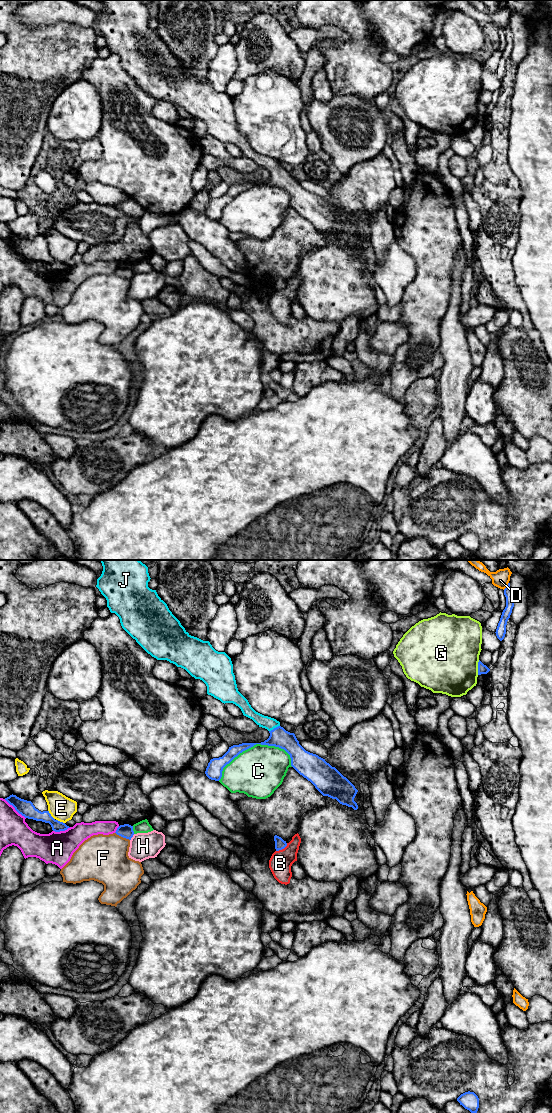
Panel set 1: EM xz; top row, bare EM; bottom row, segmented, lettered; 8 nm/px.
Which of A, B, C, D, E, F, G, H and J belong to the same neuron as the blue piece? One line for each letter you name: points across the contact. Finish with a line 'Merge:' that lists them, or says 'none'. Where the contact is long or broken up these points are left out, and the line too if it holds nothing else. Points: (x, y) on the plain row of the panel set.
J: way xz (279, 177), (274, 168), (266, 162)
Merge: J

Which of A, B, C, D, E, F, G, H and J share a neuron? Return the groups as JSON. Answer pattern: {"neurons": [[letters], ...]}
{"neurons": [["A"], ["B"], ["C"], ["D"], ["E"], ["F", "H"], ["G"], ["J"]]}

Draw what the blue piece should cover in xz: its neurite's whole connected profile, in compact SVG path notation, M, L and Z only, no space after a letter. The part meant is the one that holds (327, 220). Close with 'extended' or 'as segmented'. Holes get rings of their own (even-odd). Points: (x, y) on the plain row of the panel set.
M140 0L100 1L103 11L96 27L106 38L110 52L119 57L122 68L152 97L185 109L206 124L208 135L224 144L235 144L244 156L270 173L264 182L233 185L222 197L211 199L205 211L209 219L219 221L223 208L254 185L275 186L290 195L291 206L323 236L358 249L354 241L358 230L346 217L325 199L306 191L279 161L251 147L238 131L231 98L185 70L156 30L148 27L151 18L145 4Z | extended

